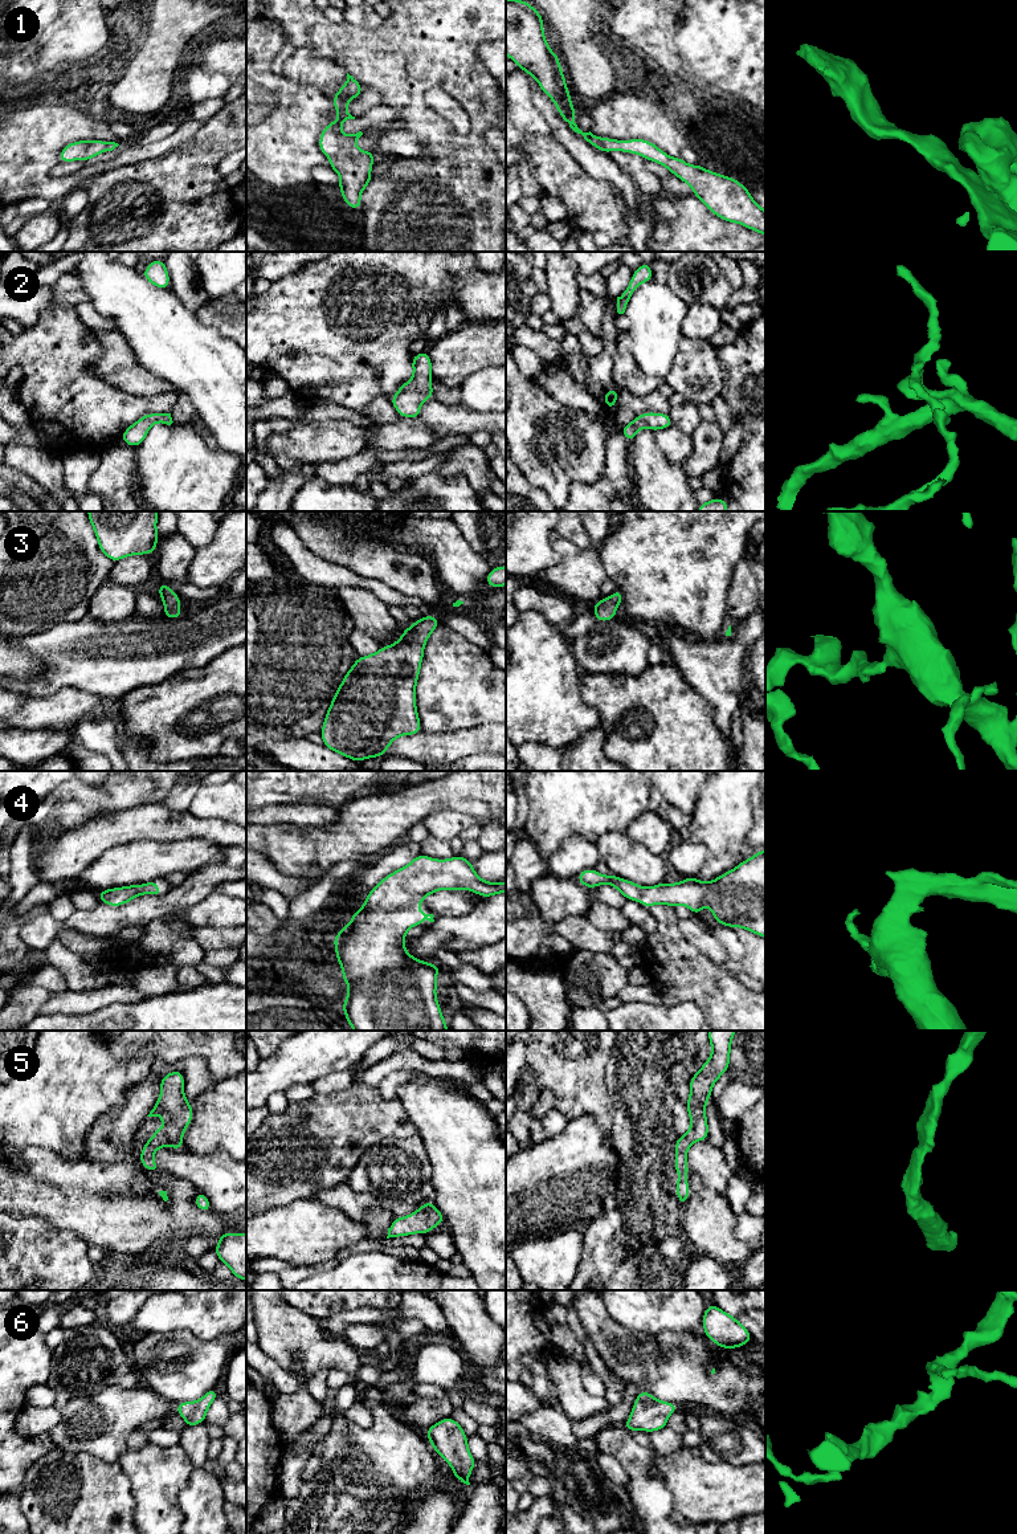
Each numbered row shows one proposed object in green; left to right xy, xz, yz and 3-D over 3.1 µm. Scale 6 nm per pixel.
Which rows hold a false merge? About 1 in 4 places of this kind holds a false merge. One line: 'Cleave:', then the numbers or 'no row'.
Cleave: no row

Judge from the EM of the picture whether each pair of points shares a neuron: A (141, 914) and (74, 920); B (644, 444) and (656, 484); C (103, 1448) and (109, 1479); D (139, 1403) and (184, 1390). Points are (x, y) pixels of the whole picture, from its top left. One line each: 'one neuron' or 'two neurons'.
A: one neuron
B: one neuron
C: two neurons
D: two neurons

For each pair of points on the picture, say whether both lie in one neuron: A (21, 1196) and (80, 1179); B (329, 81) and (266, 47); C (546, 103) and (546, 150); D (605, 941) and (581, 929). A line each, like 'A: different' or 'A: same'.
A: same
B: different
C: different
D: same

